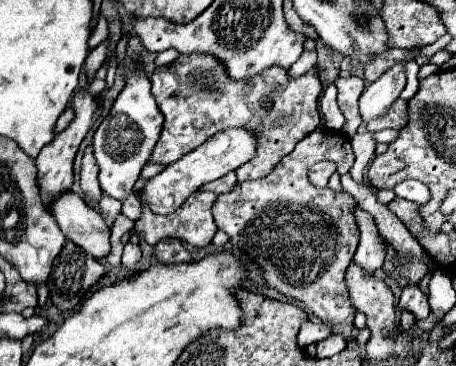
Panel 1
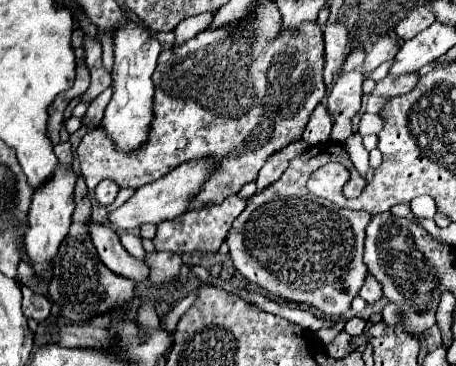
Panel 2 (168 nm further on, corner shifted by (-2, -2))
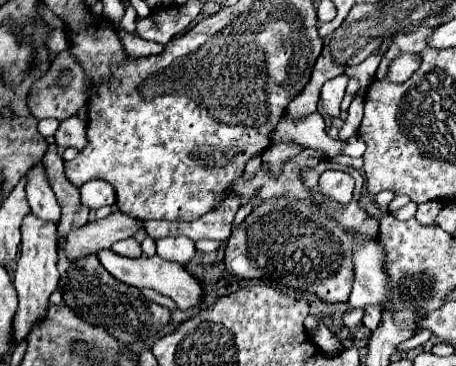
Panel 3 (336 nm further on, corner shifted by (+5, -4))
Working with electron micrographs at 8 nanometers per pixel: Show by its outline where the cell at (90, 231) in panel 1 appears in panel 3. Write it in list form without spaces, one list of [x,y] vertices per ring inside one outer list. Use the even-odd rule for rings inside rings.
[[[100,249],[100,253],[96,253],[100,263],[106,267],[108,273],[112,273],[118,281],[126,283],[126,285],[132,285],[132,287],[150,287],[162,295],[168,295],[174,299],[174,303],[180,307],[180,309],[188,309],[188,307],[194,307],[198,305],[200,297],[202,297],[202,287],[200,283],[178,263],[170,263],[170,261],[164,261],[160,259],[158,255],[154,257],[138,257],[138,259],[128,259],[128,257],[120,257],[116,255],[114,251],[110,249]]]

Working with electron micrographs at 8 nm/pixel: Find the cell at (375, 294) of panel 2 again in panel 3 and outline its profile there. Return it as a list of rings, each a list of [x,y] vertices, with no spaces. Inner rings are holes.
[[[366,305],[364,307],[364,319],[362,323],[368,327],[368,329],[376,329],[378,323],[380,323],[380,307],[378,305]]]

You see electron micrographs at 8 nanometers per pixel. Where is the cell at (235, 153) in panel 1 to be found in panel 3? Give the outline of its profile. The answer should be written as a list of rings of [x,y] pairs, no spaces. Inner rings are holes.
[[[114,211],[104,219],[94,219],[84,227],[72,231],[66,237],[68,259],[78,259],[80,255],[96,253],[98,249],[110,249],[112,243],[132,237],[142,227],[142,221],[124,213]]]

